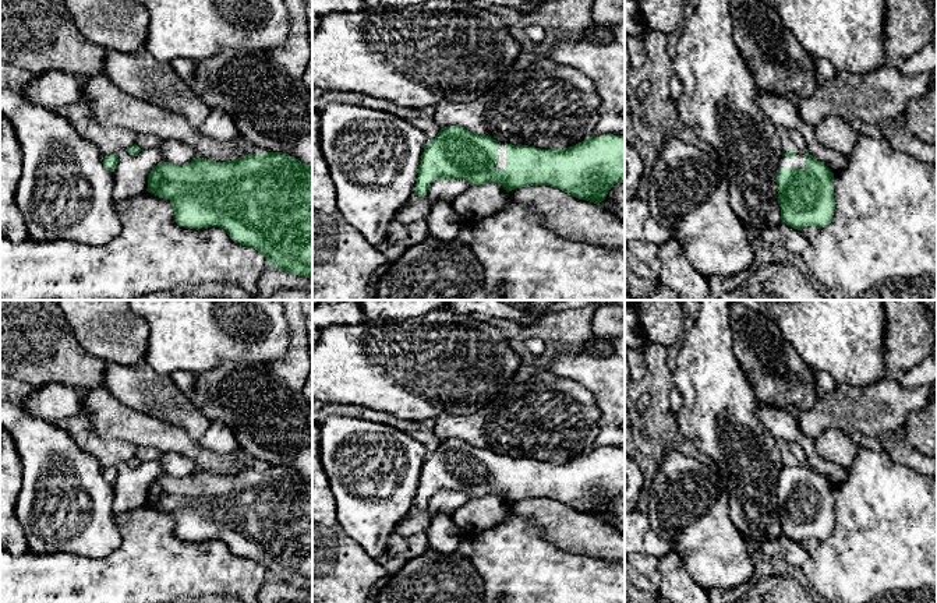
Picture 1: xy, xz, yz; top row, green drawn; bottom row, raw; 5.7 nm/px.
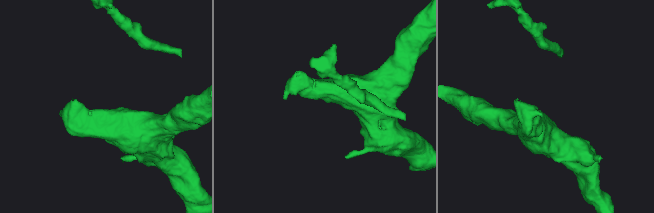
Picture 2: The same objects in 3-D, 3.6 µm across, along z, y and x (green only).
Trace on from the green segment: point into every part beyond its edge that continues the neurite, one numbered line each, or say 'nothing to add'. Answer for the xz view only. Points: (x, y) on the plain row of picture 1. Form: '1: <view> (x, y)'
1: xz (501, 476)

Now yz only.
1: yz (798, 473)

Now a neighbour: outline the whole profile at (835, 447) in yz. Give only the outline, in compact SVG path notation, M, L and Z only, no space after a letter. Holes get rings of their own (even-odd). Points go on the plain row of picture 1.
M827 430L820 437L814 438L816 451L825 461L849 470L853 466L858 445L851 436L838 431Z

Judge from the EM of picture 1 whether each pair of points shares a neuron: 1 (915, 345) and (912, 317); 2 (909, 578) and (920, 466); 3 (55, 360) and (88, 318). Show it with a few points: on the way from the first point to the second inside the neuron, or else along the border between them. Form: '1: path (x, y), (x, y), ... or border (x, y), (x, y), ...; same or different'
1: path (912, 338), (912, 324); same
2: border (890, 457), (922, 475); different
3: border (62, 314), (75, 339), (98, 358); different

